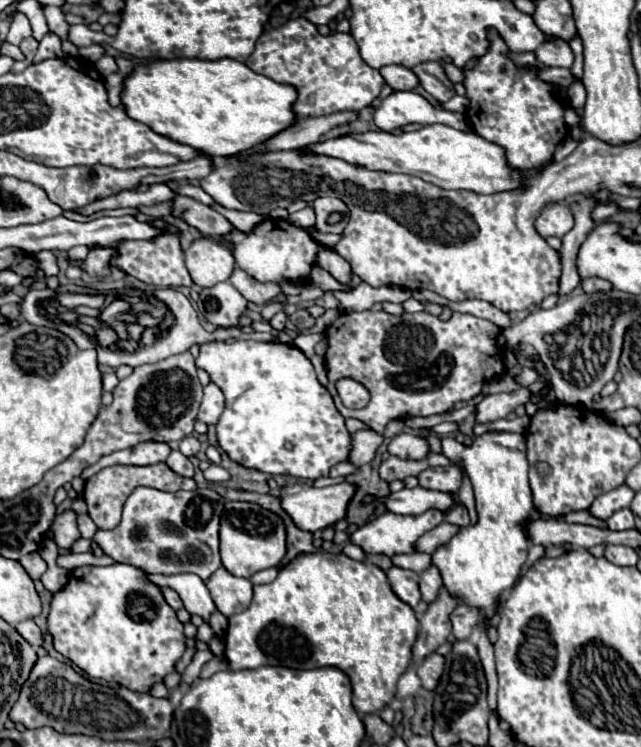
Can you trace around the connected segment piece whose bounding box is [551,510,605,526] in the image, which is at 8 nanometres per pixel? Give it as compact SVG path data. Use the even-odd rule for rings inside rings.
M585 510L581 512L567 512L563 516L551 516L551 518L557 518L557 520L565 520L565 522L579 522L579 524L593 524L593 526L605 526L603 520L597 520L593 518L591 514L587 514Z

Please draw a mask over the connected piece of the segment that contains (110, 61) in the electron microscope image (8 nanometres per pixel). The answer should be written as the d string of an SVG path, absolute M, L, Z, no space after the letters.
M104 55L95 64L95 67L103 77L117 71L118 67L114 57Z

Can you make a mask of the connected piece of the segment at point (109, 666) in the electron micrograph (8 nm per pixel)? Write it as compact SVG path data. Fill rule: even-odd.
M115 562L111 566L81 566L69 574L67 584L53 594L47 616L47 632L53 638L53 648L67 660L77 664L87 676L115 682L133 692L149 692L153 684L163 682L185 652L183 624L175 610L165 602L161 588L155 586L143 568Z

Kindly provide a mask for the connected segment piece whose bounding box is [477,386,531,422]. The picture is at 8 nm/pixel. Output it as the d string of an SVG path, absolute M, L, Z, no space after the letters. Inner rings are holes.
M527 386L513 392L491 394L477 404L477 422L493 422L505 418L517 406L525 406L527 402L531 402L531 390Z

